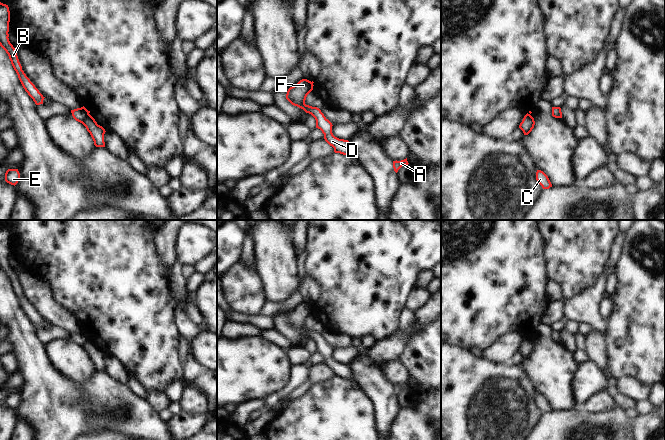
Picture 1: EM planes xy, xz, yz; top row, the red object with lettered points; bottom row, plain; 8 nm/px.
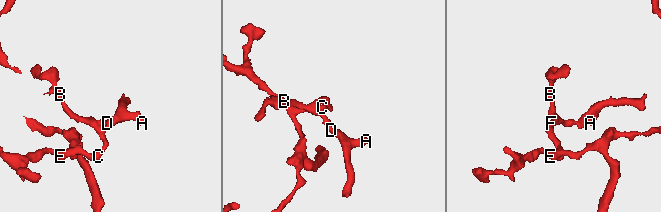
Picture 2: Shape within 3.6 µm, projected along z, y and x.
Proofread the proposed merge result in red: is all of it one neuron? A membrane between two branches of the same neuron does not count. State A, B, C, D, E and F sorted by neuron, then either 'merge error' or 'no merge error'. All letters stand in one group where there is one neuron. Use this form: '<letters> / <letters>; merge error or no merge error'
A B D F / C E; merge error

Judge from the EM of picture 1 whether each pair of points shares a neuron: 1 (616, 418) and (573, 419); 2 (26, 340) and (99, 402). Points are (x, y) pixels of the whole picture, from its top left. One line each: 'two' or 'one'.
1: one
2: one

